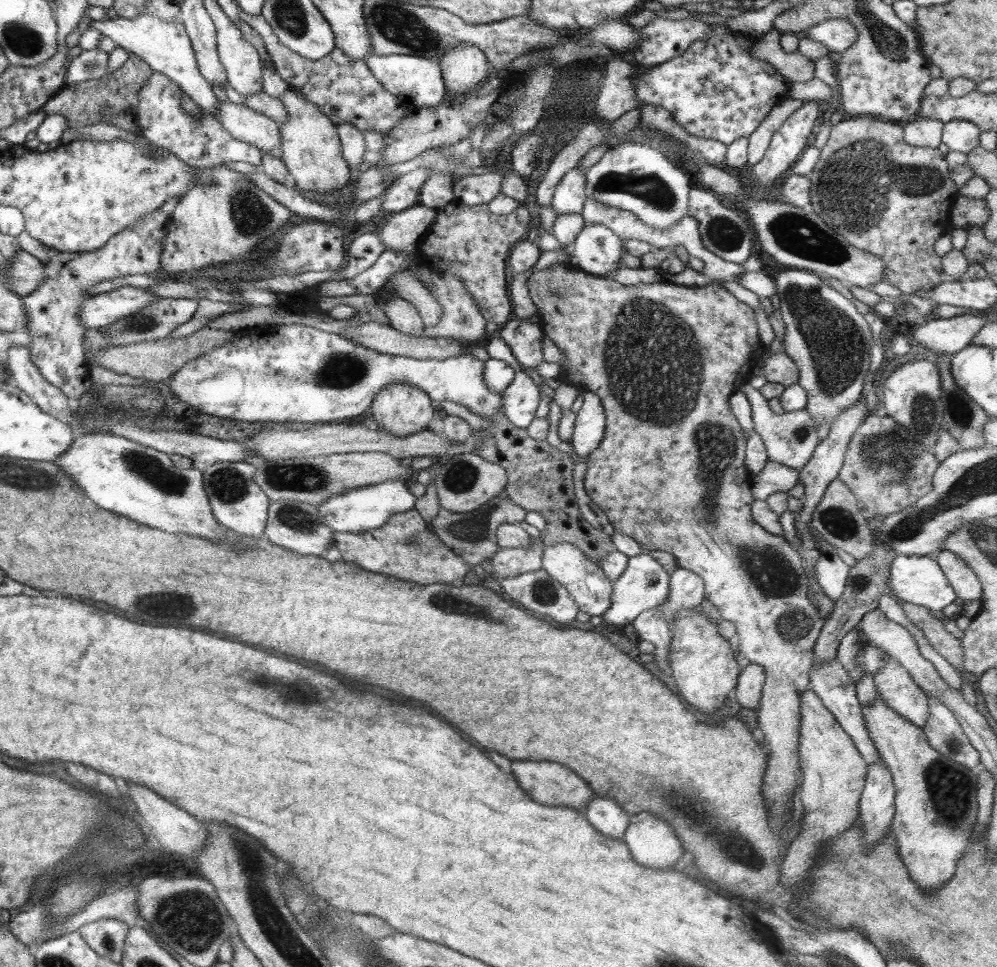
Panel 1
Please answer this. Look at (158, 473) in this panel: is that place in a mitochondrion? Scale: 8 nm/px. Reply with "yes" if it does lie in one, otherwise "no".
yes

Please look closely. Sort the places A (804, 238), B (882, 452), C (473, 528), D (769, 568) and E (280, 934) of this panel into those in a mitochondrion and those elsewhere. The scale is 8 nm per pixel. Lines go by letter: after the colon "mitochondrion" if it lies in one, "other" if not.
A: mitochondrion
B: mitochondrion
C: mitochondrion
D: mitochondrion
E: mitochondrion

